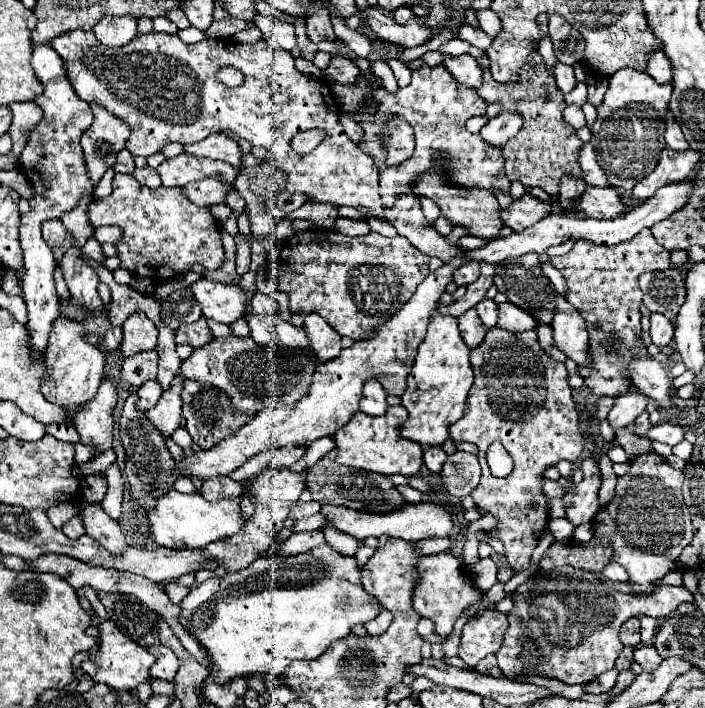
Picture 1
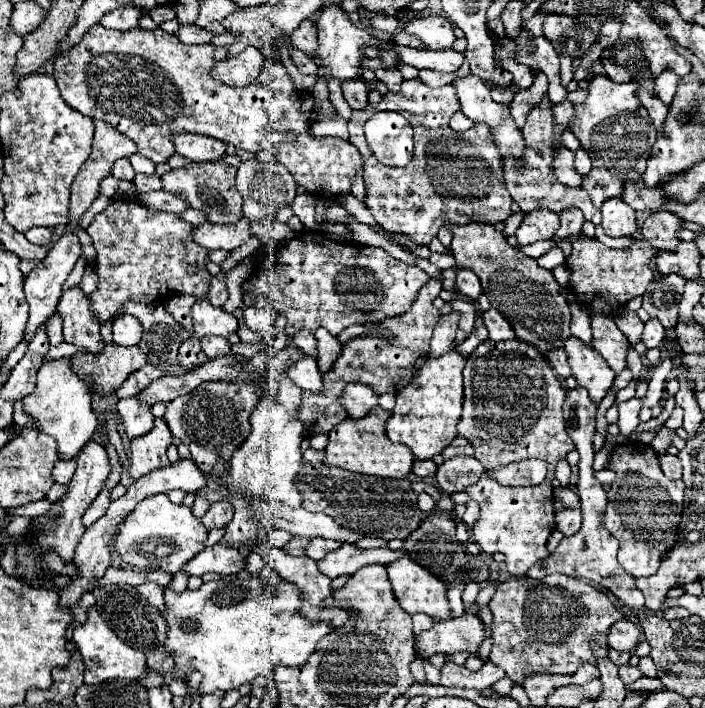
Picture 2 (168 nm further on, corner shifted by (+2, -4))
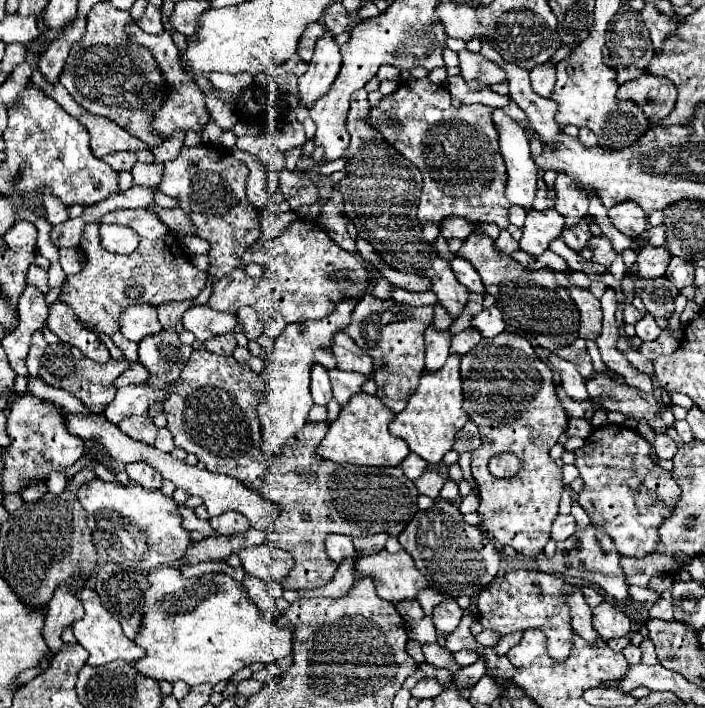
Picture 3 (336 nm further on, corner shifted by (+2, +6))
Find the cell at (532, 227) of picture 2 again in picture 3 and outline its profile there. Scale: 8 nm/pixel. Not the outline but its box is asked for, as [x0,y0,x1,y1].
[519,209,565,255]

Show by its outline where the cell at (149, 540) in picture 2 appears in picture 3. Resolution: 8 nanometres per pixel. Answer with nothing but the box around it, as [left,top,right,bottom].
[77,479,191,571]

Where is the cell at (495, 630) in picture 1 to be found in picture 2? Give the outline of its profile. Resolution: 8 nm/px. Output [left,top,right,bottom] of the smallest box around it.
[415,613,483,657]

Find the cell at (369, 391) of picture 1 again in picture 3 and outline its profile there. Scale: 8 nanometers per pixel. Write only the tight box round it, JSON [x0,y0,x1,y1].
[329,369,365,405]

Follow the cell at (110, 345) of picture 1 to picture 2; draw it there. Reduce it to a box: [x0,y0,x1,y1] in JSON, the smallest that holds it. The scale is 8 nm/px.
[113,315,143,347]

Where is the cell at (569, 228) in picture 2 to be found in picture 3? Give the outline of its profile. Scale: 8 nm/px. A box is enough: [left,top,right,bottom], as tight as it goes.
[561,217,589,251]

